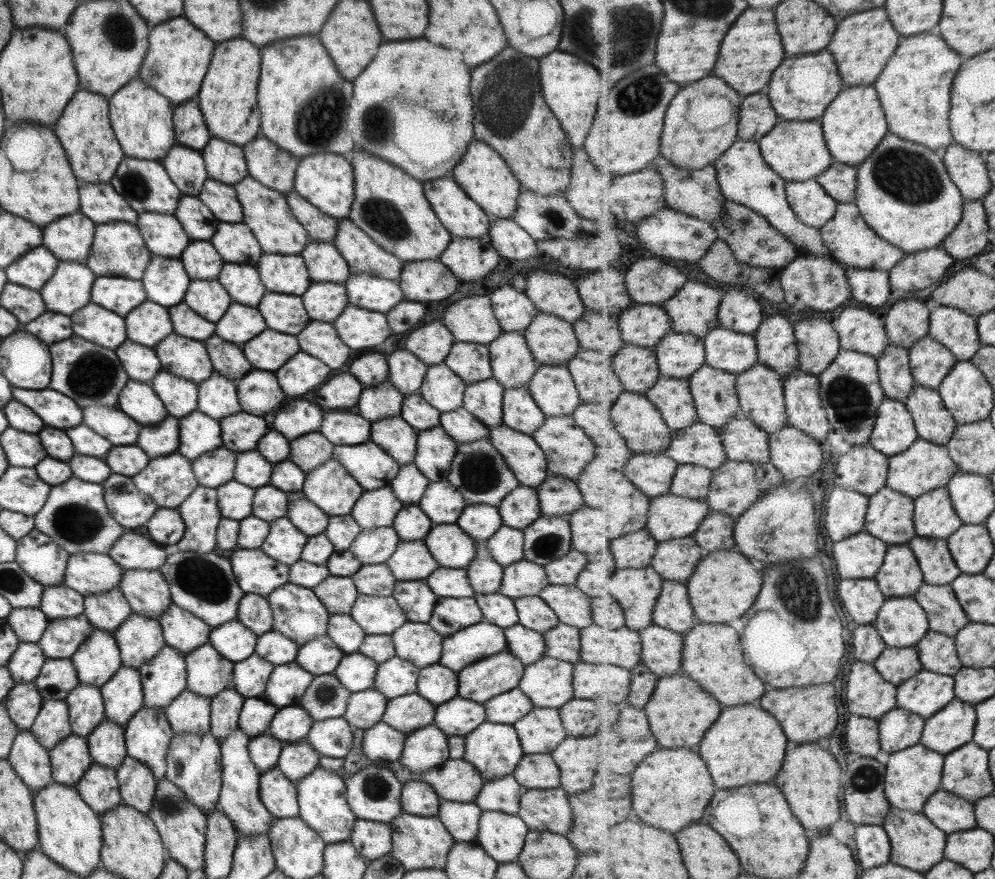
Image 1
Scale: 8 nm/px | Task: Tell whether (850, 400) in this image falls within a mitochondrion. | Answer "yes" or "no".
yes

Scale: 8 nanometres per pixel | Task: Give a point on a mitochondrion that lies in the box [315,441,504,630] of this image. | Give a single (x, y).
(479, 471)

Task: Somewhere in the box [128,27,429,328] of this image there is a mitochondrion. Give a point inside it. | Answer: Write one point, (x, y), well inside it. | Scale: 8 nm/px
(315, 125)

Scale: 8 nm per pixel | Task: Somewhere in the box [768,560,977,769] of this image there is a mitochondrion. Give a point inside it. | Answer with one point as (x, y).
(797, 588)

